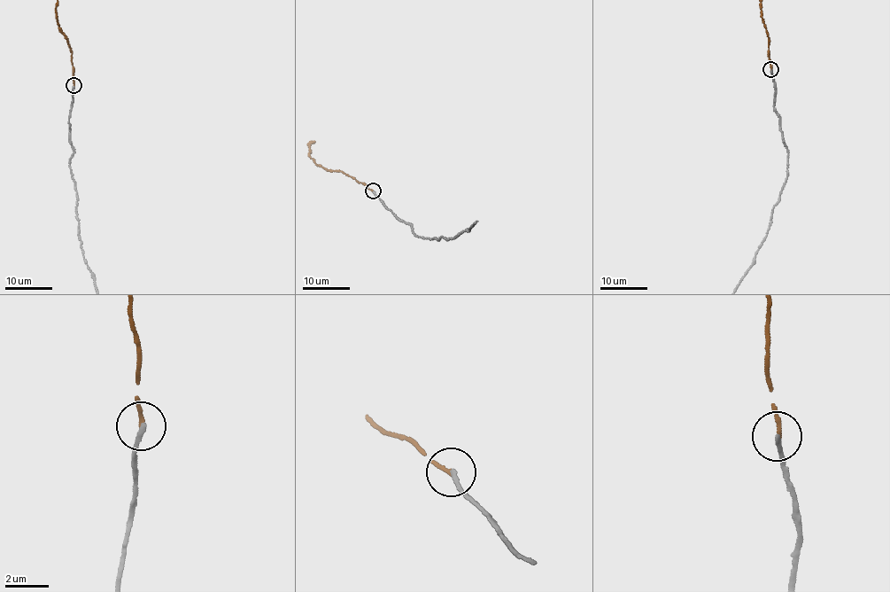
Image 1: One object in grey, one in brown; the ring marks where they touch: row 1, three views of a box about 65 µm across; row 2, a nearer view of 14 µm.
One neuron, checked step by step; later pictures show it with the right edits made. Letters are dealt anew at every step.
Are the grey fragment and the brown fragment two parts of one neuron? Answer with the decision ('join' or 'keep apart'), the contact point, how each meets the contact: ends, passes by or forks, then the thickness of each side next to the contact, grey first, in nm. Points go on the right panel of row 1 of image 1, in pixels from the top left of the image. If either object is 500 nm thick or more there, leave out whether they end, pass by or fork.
join; place (770, 69); grey ends; brown ends; calibres 190 and 170 nm

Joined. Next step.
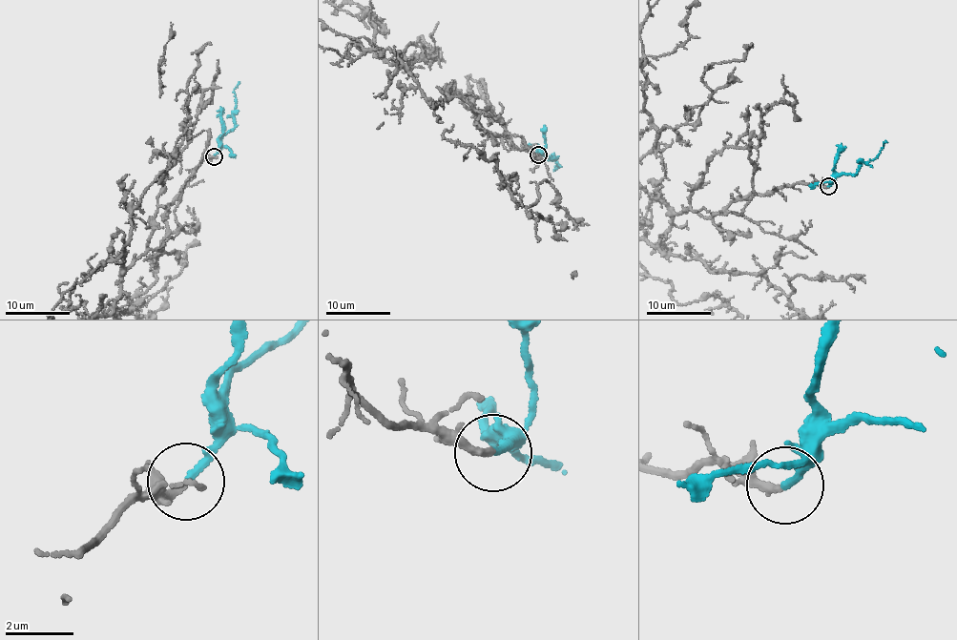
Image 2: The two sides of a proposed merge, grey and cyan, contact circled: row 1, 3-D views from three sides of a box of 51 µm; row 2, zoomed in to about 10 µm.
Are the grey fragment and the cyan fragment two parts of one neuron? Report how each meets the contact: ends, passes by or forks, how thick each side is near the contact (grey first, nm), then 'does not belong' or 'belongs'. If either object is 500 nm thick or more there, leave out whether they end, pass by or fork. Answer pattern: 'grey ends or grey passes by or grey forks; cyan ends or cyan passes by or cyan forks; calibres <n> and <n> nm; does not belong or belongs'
grey ends; cyan ends; calibres 200 and 200 nm; belongs

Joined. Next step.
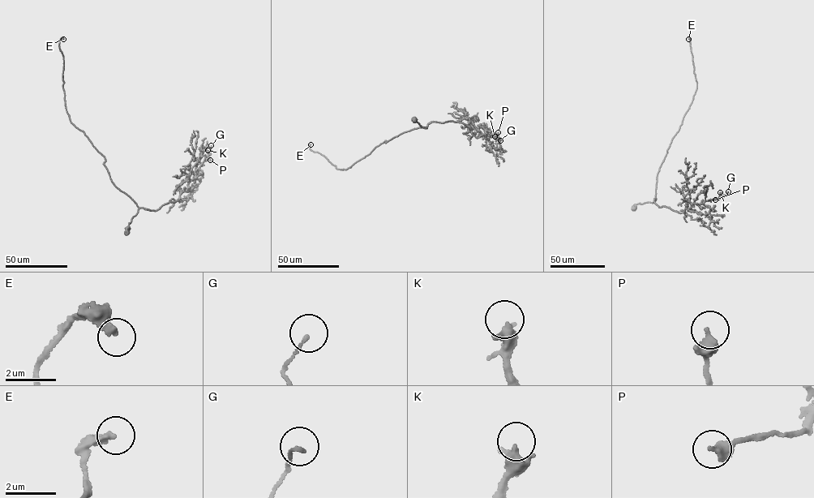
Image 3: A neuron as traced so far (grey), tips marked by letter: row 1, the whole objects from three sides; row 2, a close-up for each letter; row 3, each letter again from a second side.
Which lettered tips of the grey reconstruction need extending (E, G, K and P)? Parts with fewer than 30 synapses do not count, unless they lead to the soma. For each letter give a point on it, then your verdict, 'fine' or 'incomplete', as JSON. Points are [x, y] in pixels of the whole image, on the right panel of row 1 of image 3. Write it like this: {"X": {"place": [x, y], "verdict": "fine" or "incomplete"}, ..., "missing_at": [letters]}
{"E": {"place": [688, 39], "verdict": "fine"}, "G": {"place": [728, 191], "verdict": "fine"}, "K": {"place": [720, 192], "verdict": "fine"}, "P": {"place": [715, 199], "verdict": "fine"}, "missing_at": []}

